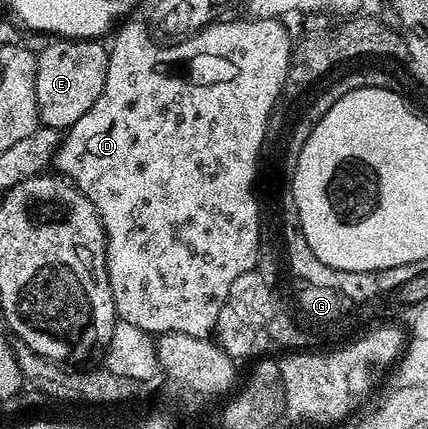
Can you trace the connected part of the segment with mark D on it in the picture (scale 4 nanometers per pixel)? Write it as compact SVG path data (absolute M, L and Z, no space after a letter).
M245 18L211 22L209 27L202 28L195 35L165 45L156 42L145 22L123 22L113 32L114 44L108 47L108 77L100 97L96 97L92 109L88 109L88 113L84 113L84 117L80 117L80 121L73 123L61 136L58 154L52 162L65 178L82 190L84 197L88 197L102 222L106 234L106 272L119 320L136 325L136 329L144 329L154 337L168 333L188 333L201 339L213 336L216 317L220 317L220 309L230 297L231 280L254 262L255 210L248 190L266 113L282 82L283 71L288 69L286 45L290 31L282 28L278 19Z

